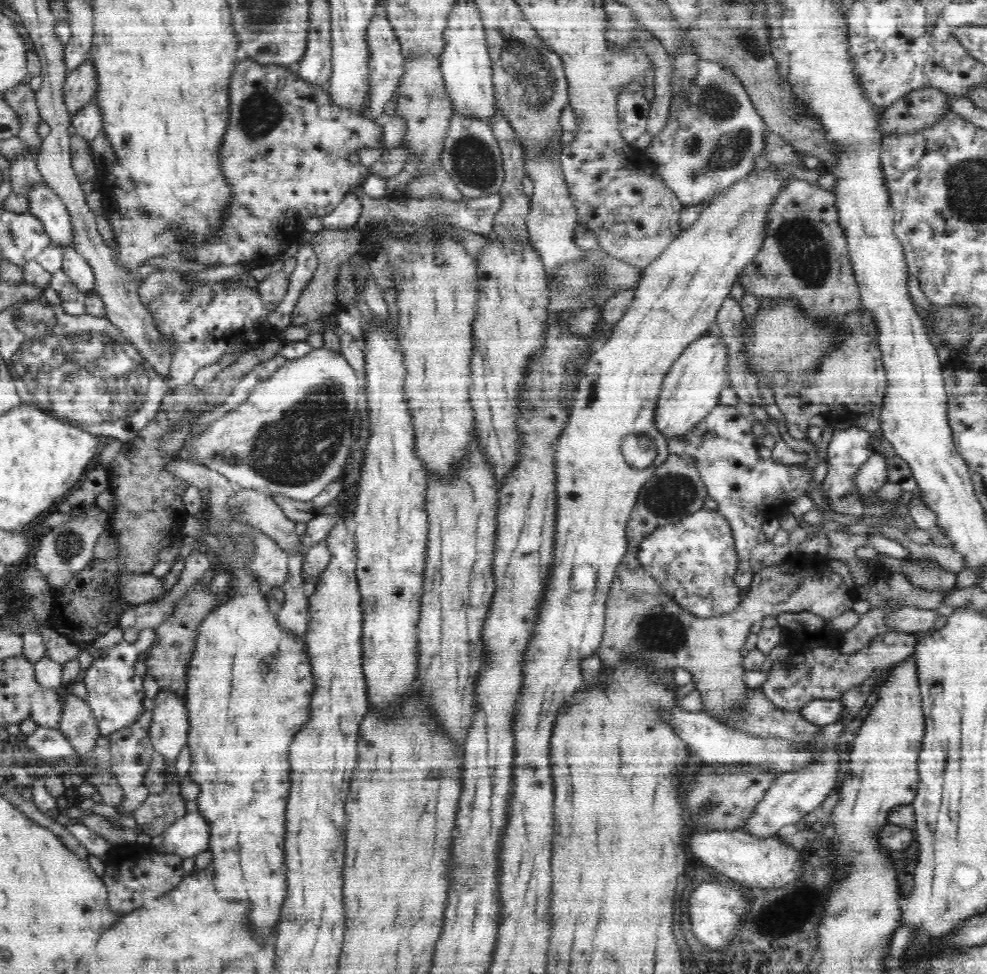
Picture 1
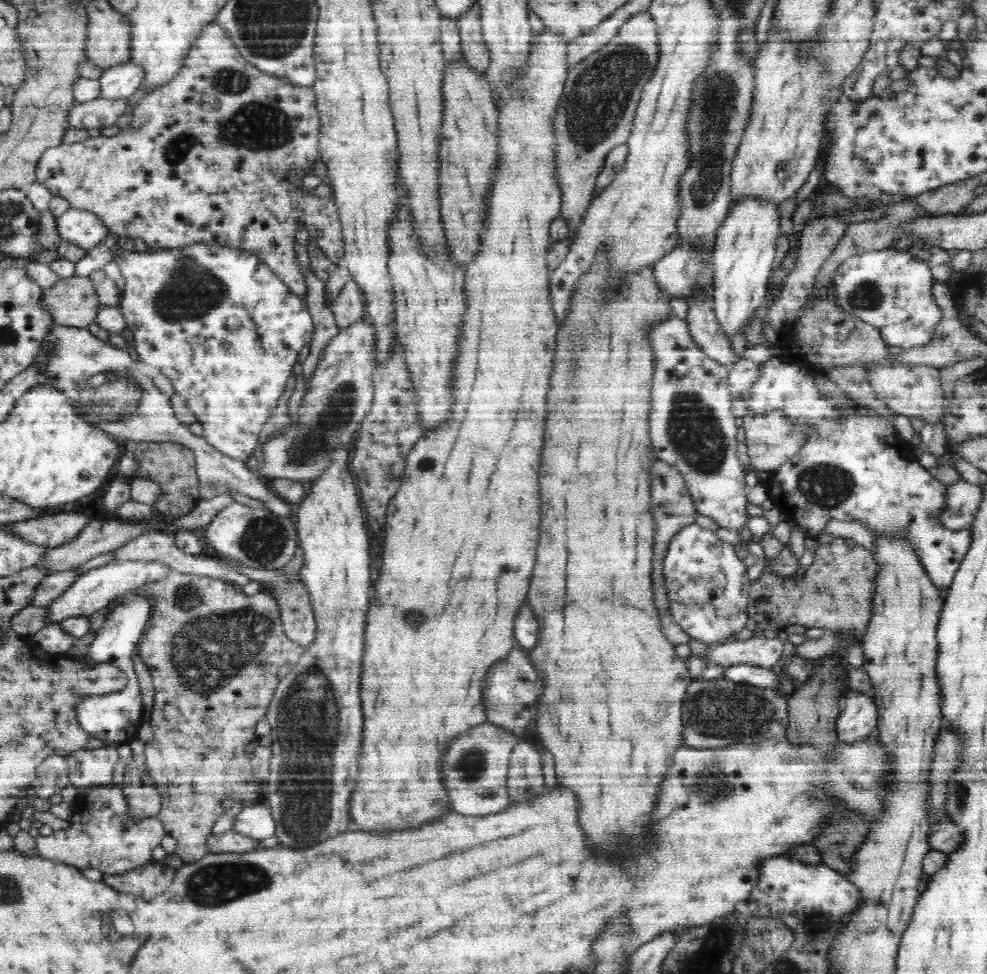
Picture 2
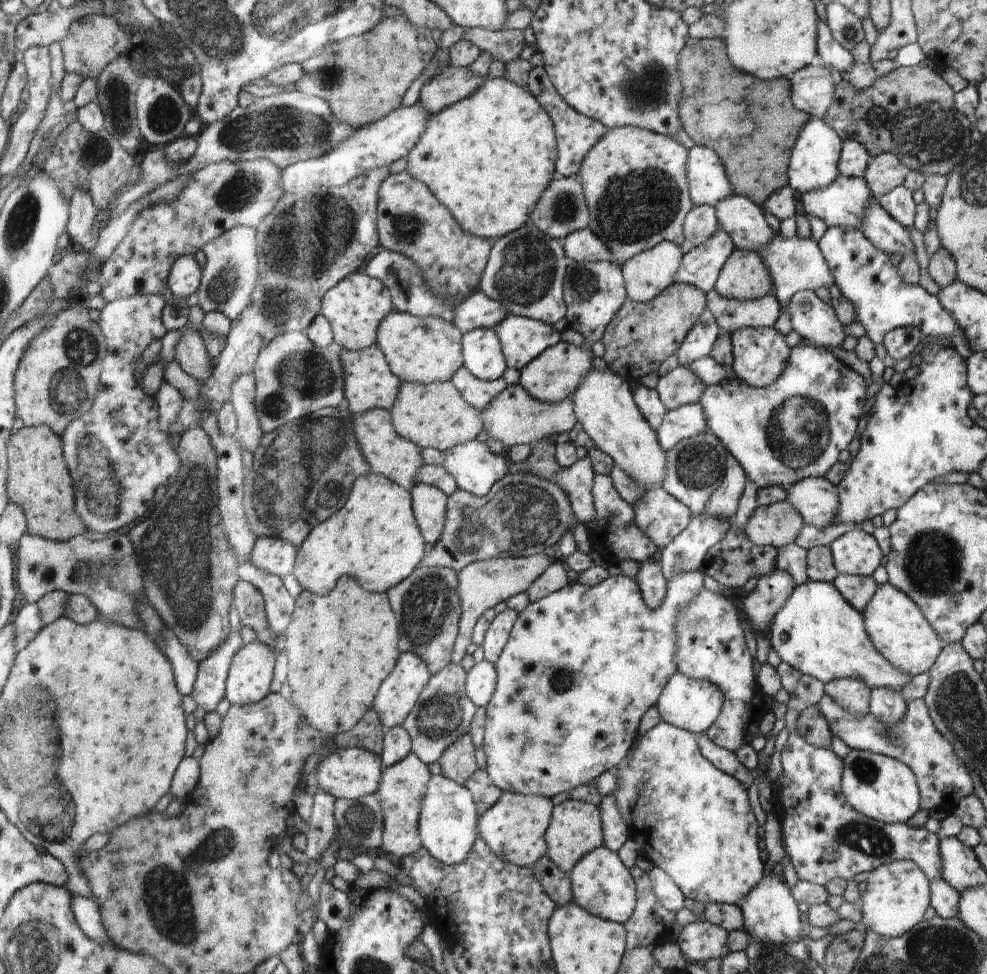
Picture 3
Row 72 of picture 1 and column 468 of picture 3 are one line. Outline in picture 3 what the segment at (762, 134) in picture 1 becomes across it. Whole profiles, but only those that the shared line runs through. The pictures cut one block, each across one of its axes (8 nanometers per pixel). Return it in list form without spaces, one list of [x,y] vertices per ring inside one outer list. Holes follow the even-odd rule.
[[[450,661],[441,671],[432,674],[434,680],[425,684],[426,692],[422,692],[418,708],[414,708],[414,712],[410,711],[410,716],[406,716],[405,722],[401,724],[412,737],[412,751],[426,764],[439,762],[442,754],[461,738],[467,723],[472,722],[476,716],[478,707],[472,704],[473,700],[468,695],[468,673],[460,663]]]

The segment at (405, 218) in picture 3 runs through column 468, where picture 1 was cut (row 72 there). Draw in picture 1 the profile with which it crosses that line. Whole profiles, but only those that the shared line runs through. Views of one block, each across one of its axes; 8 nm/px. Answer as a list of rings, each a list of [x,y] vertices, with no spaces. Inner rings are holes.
[[[252,59],[238,60],[236,68],[233,70],[233,75],[229,78],[228,95],[230,95],[230,107],[229,107],[229,124],[226,128],[226,134],[222,138],[222,146],[220,146],[220,152],[218,152],[218,159],[220,159],[220,169],[222,169],[222,175],[226,177],[226,181],[230,183],[232,187],[232,200],[226,208],[226,220],[224,220],[224,226],[220,228],[220,234],[216,240],[212,240],[208,246],[204,248],[198,248],[194,250],[194,254],[190,256],[190,260],[194,262],[200,262],[200,264],[220,264],[228,266],[229,264],[238,264],[238,262],[252,262],[252,266],[256,266],[258,258],[260,258],[260,269],[264,266],[270,266],[278,261],[278,248],[282,246],[280,242],[286,240],[284,232],[280,226],[286,226],[286,220],[288,218],[298,218],[298,220],[306,220],[309,216],[320,217],[332,212],[345,194],[354,191],[360,178],[369,176],[370,168],[364,170],[362,167],[355,167],[350,161],[348,156],[354,153],[360,148],[372,148],[373,144],[377,141],[375,136],[377,135],[377,128],[373,124],[369,123],[369,120],[364,120],[360,116],[353,116],[348,111],[340,109],[336,106],[334,101],[331,100],[330,93],[326,91],[326,86],[312,85],[310,82],[303,80],[298,76],[294,68],[288,66],[280,66],[275,64],[263,65]]]

